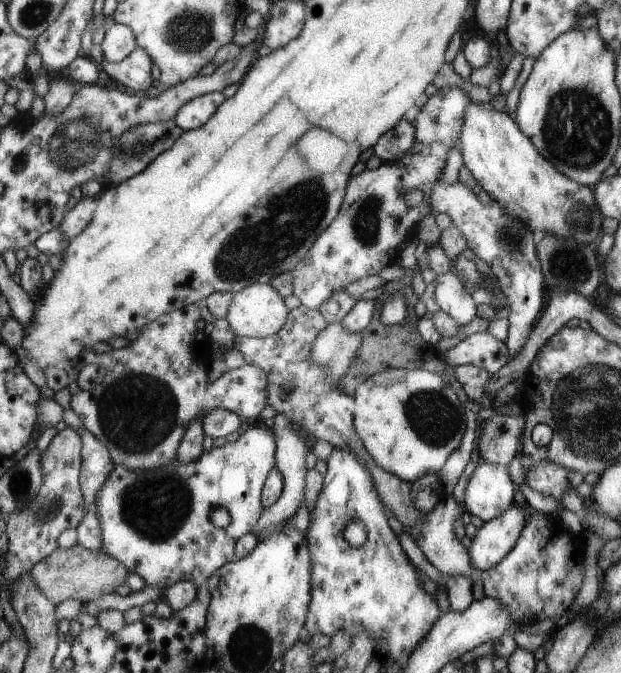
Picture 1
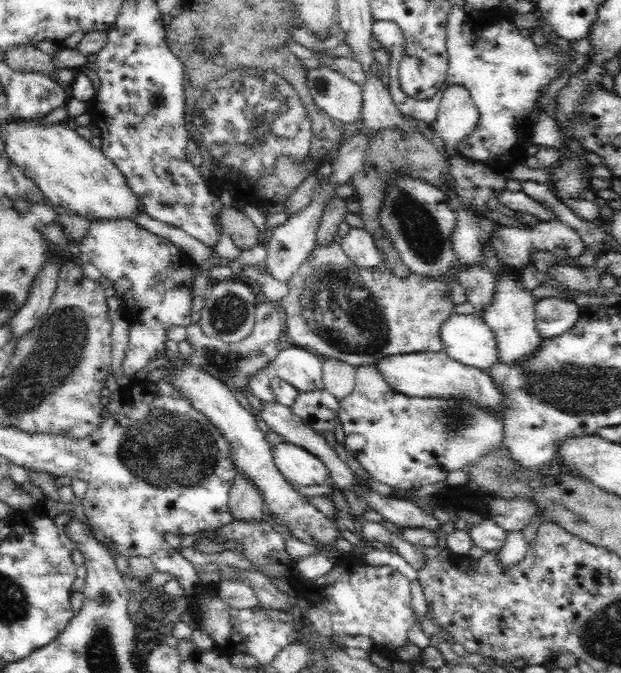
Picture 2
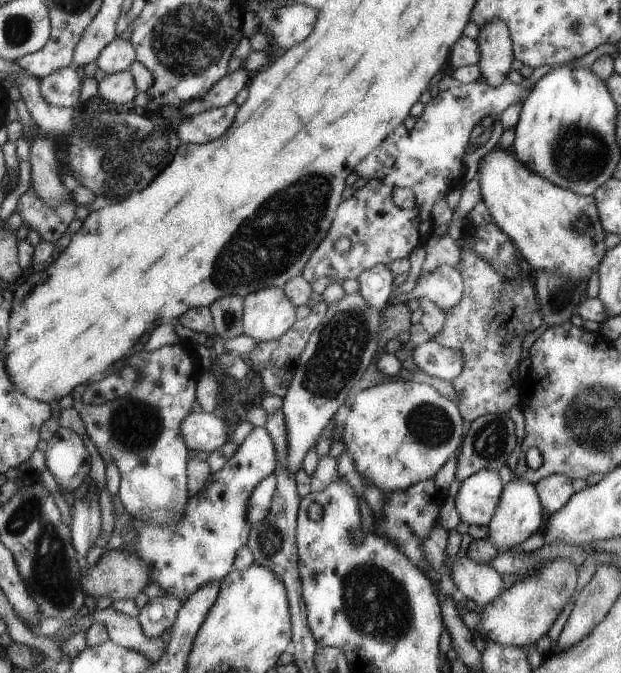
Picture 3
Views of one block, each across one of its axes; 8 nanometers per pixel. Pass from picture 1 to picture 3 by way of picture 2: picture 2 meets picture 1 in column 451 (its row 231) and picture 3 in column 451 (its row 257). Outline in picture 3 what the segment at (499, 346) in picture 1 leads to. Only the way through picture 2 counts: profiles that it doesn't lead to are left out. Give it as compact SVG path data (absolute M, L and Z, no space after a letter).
M431 338L415 348L413 358L425 374L438 379L454 381L463 371L464 358L460 350L441 346Z

